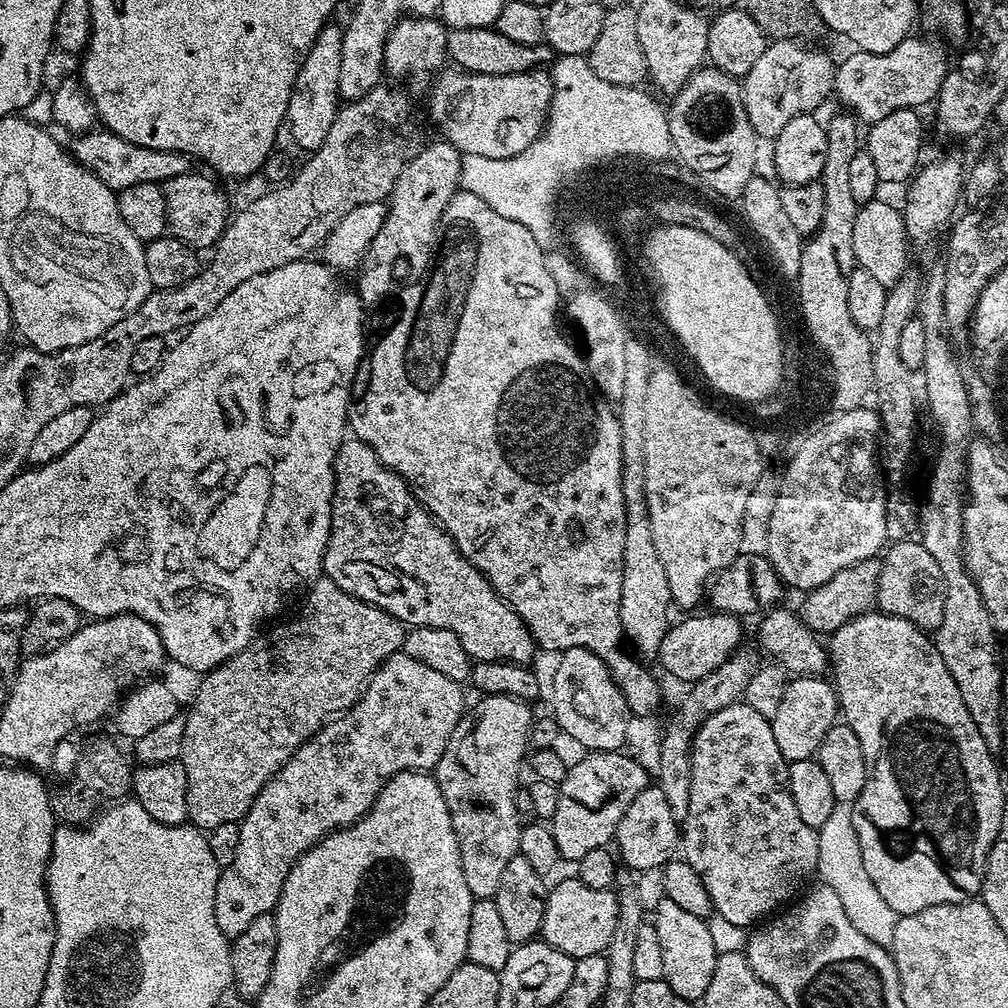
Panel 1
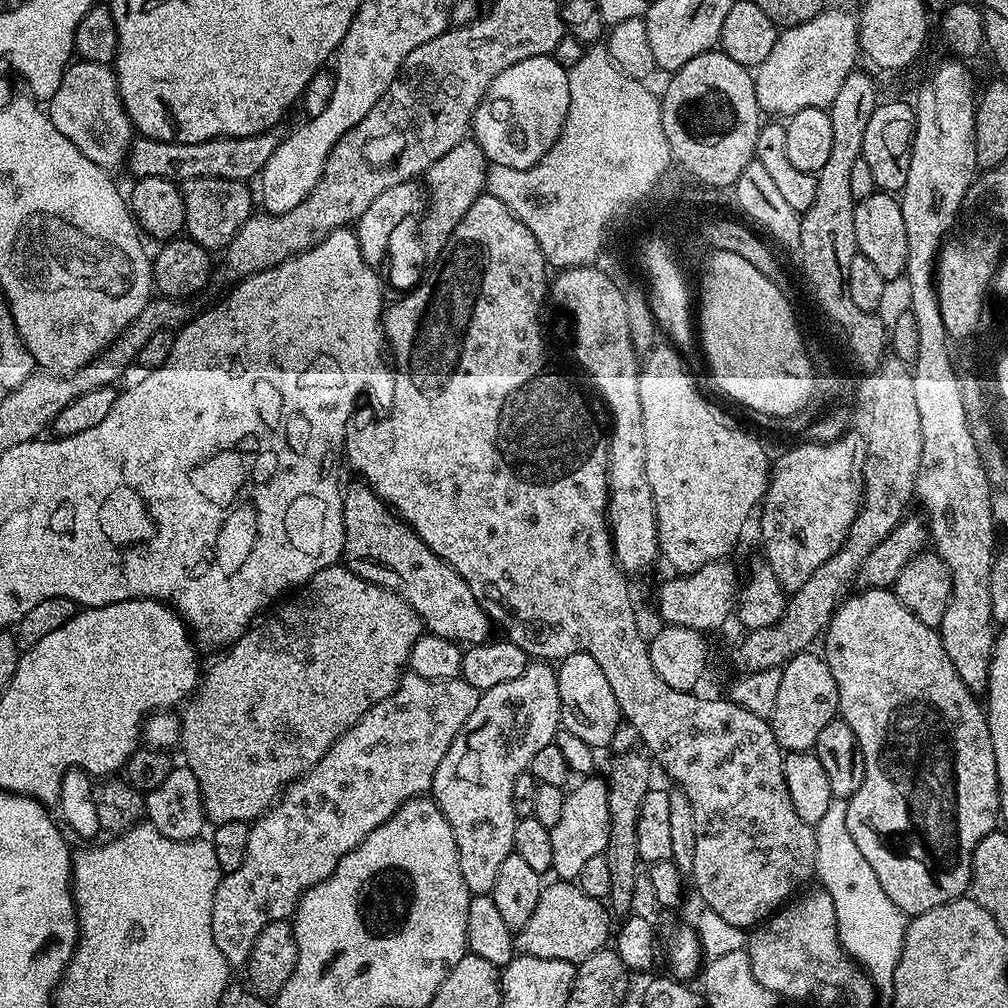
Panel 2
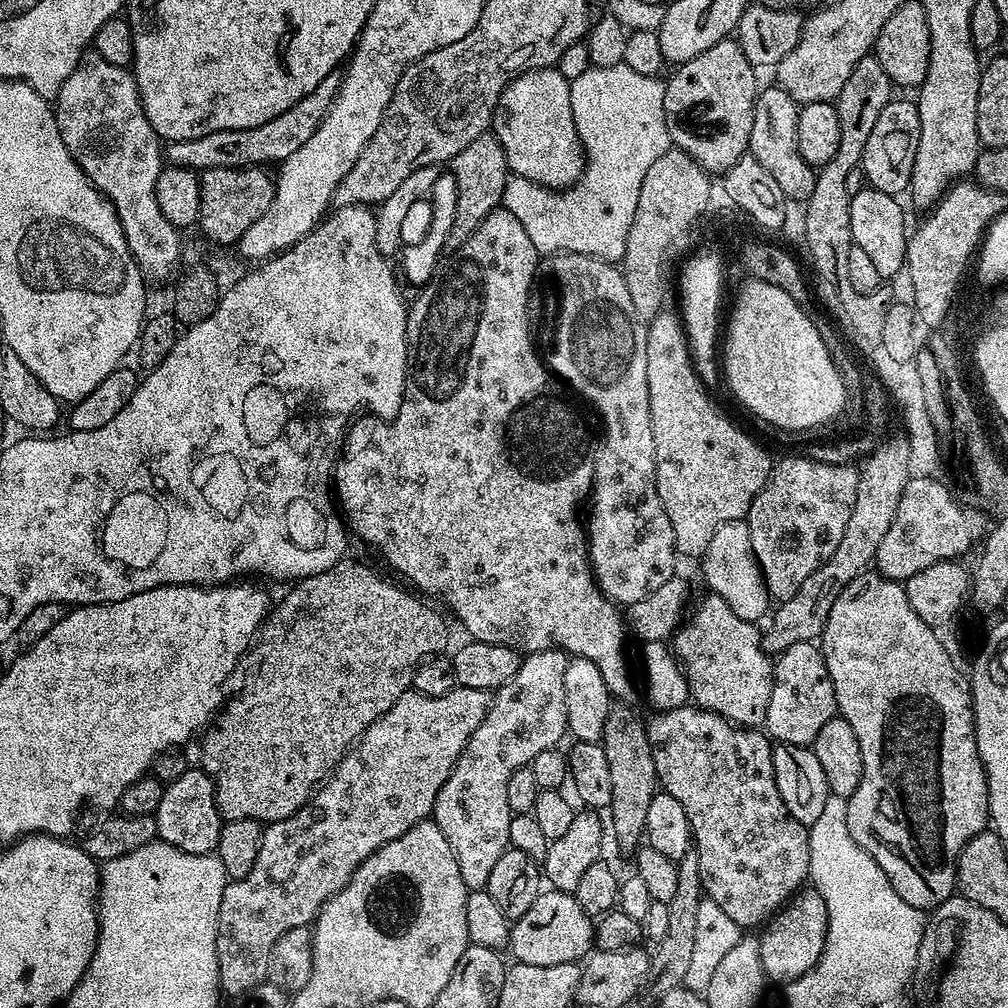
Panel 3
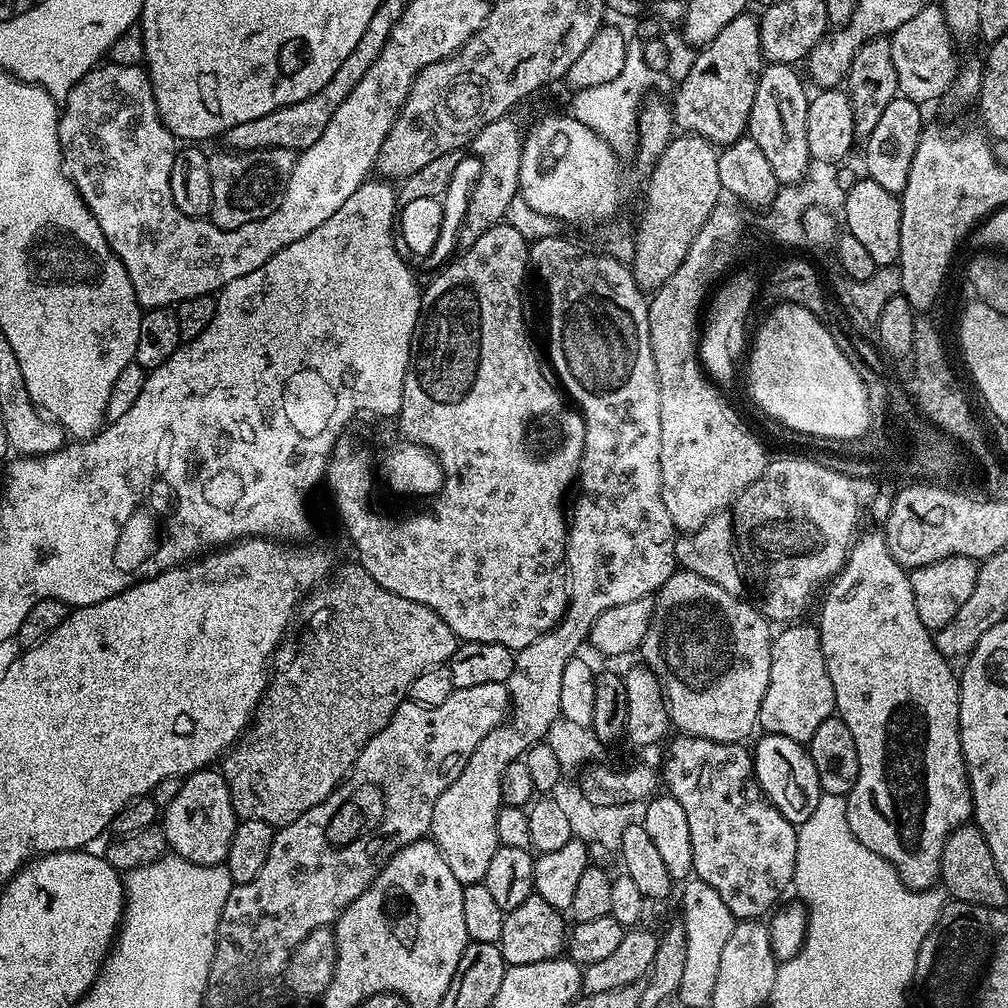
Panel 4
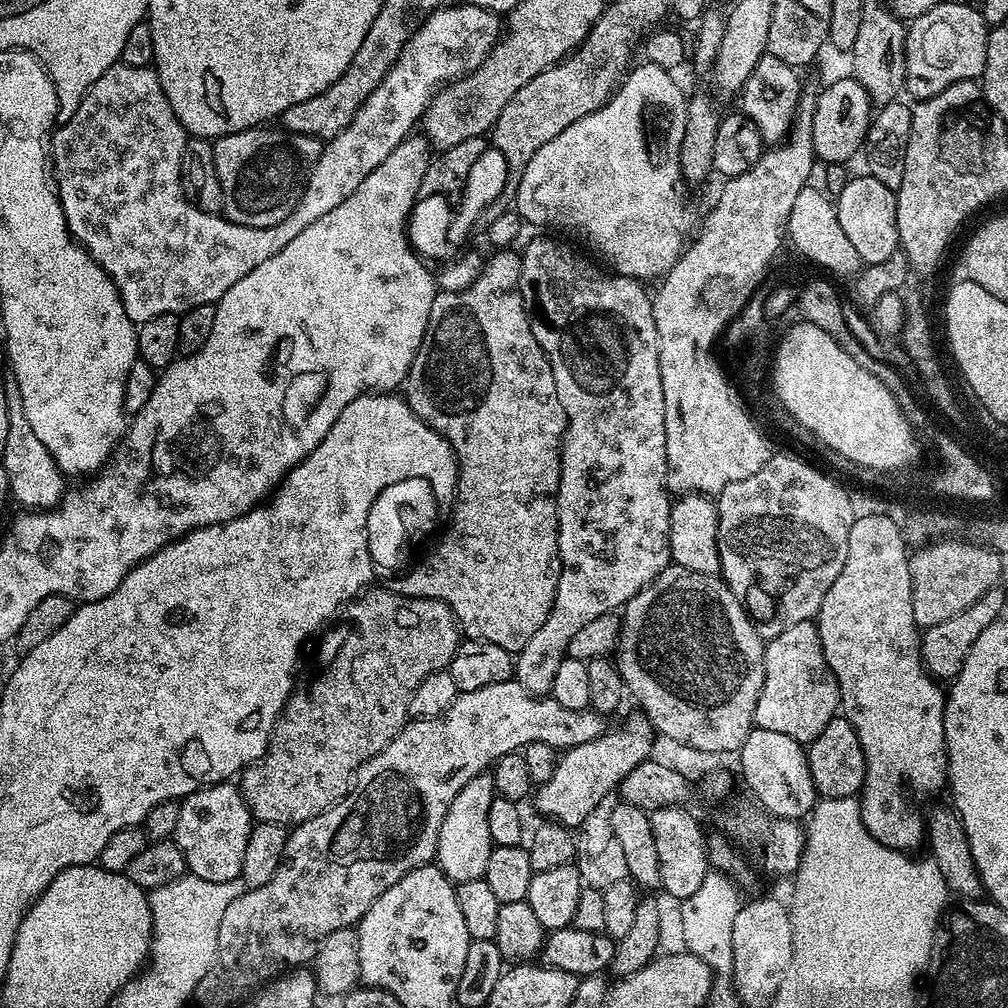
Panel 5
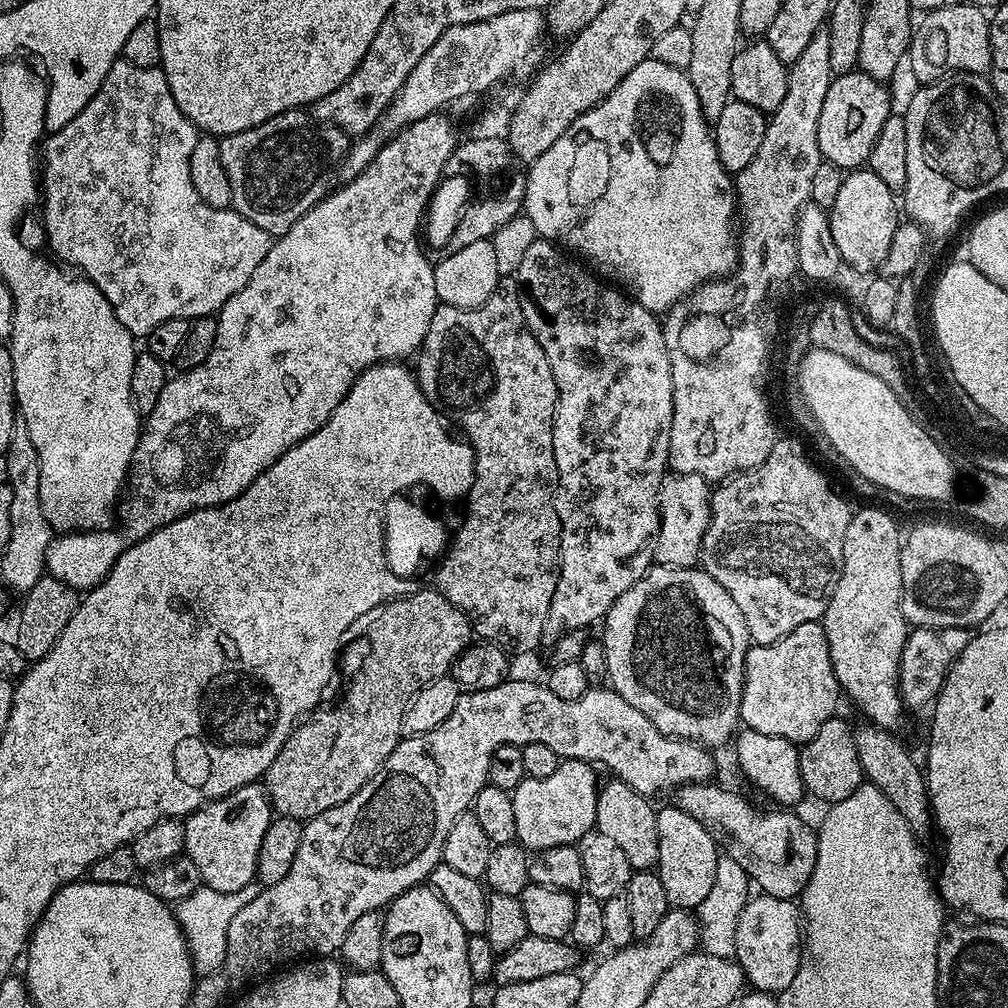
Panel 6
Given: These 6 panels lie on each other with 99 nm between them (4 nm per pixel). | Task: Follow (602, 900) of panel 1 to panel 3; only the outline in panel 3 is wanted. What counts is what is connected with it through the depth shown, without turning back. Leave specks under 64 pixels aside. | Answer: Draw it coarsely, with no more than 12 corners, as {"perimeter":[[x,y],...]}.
{"perimeter":[[541,891],[511,921],[507,951],[526,966],[583,961],[593,917],[571,892]]}

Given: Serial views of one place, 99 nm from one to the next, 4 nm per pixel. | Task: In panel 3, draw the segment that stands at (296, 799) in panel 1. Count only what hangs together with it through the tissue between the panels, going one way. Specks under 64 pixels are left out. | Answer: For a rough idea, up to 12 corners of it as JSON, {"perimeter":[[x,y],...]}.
{"perimeter":[[415,690],[218,910],[220,990],[265,983],[360,863],[432,816],[489,693]]}

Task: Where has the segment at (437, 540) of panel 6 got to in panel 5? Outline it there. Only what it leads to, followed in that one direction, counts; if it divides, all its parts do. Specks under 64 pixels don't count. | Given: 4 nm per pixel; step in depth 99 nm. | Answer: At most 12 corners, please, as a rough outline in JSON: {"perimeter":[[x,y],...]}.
{"perimeter":[[402,479],[367,515],[379,571],[403,569],[408,548],[433,532],[429,480]]}

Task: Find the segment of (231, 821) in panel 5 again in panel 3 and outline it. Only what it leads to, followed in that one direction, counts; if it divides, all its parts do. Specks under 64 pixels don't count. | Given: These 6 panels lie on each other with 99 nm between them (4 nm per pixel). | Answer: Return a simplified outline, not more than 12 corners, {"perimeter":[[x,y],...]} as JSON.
{"perimeter":[[188,766],[164,784],[156,835],[186,854],[215,853],[214,782]]}

